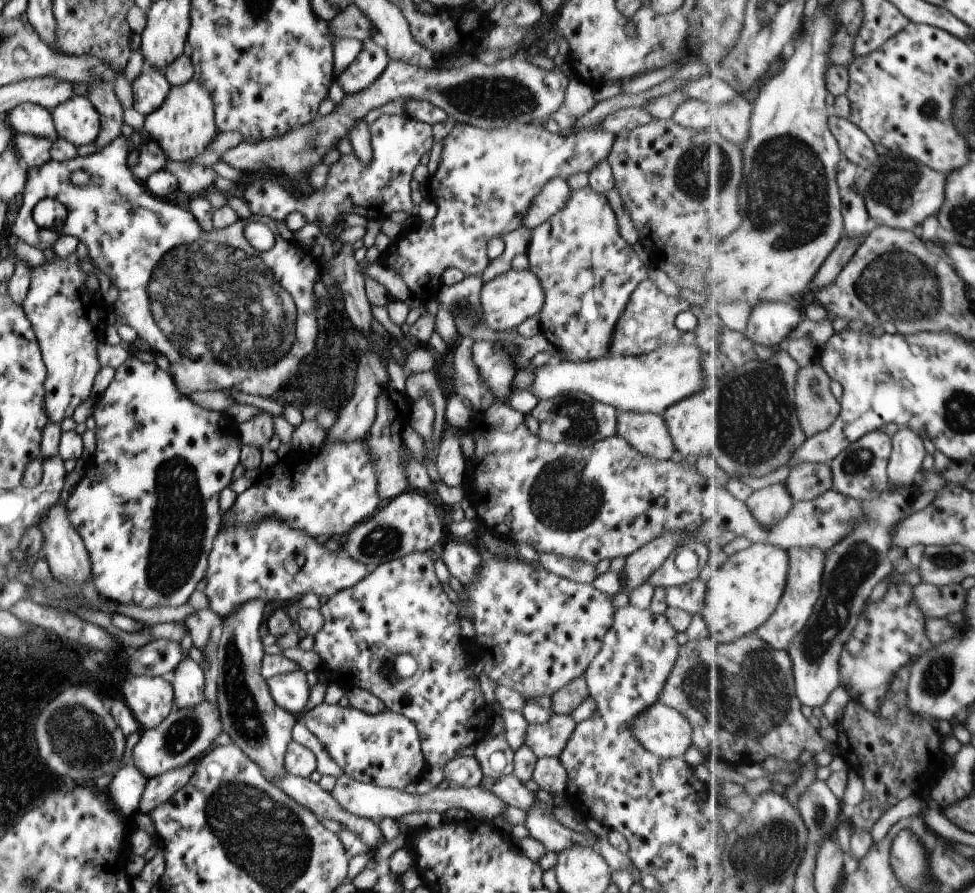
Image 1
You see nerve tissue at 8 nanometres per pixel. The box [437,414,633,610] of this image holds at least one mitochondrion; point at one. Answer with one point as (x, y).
(548, 515)

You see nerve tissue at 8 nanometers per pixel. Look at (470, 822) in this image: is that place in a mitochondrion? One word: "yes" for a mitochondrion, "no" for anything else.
no

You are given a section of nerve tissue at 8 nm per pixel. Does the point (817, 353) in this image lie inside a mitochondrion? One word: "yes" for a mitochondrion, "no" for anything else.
no

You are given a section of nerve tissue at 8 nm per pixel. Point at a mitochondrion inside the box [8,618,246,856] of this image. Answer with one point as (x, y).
(88, 737)

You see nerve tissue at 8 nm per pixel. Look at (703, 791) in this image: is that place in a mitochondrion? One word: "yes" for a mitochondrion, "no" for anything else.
no

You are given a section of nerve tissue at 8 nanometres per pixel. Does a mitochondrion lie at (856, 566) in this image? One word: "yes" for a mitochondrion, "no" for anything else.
yes

